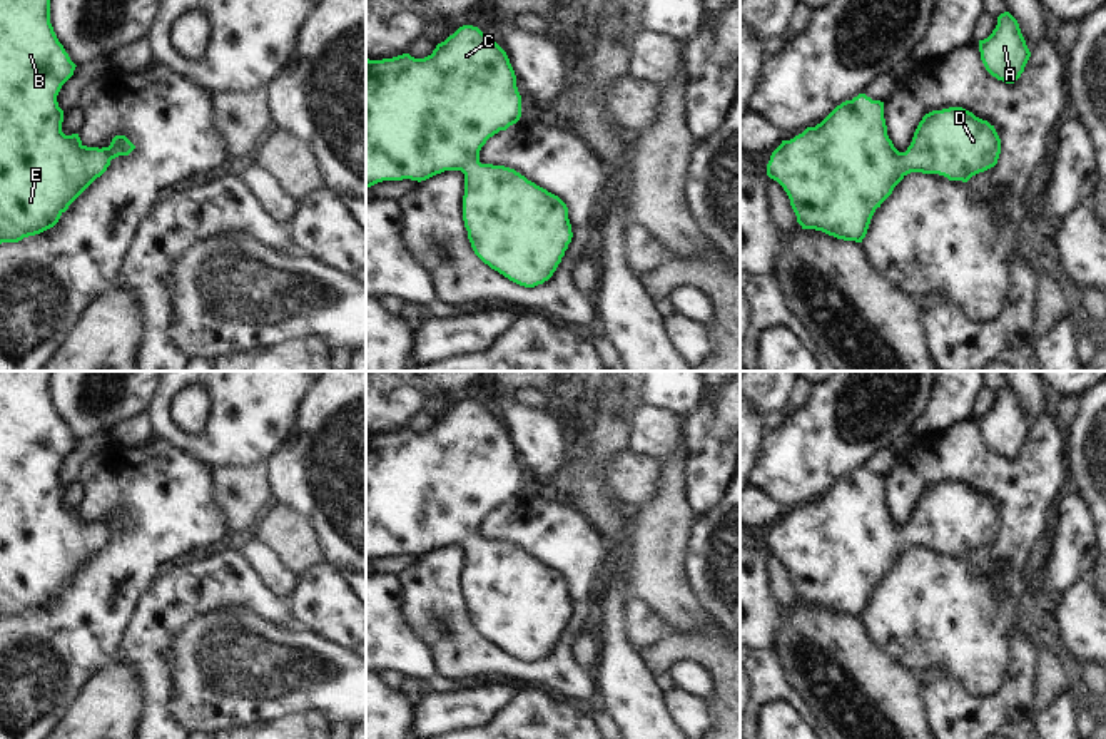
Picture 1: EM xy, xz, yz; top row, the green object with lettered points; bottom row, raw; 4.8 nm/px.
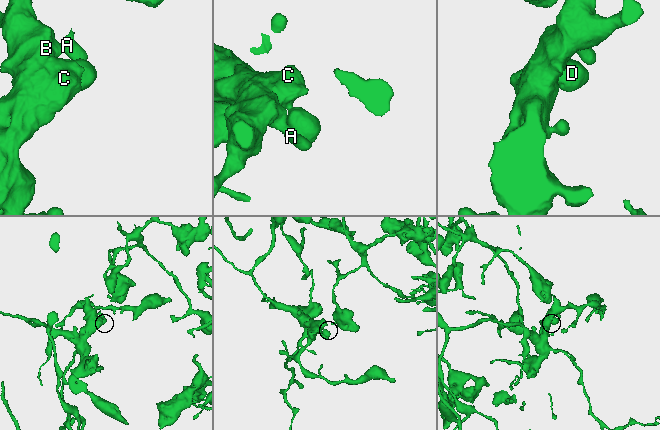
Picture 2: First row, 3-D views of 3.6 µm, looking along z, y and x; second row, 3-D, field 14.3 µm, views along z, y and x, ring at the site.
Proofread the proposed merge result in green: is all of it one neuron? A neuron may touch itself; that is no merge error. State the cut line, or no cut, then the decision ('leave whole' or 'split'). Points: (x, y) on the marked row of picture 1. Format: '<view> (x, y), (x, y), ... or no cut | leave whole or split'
no cut | leave whole

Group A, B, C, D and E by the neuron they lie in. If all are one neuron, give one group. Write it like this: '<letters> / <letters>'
A B C D E

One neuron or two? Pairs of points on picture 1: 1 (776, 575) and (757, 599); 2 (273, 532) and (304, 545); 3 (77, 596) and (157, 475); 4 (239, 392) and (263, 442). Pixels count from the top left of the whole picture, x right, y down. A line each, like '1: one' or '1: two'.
1: two
2: one
3: one
4: one

